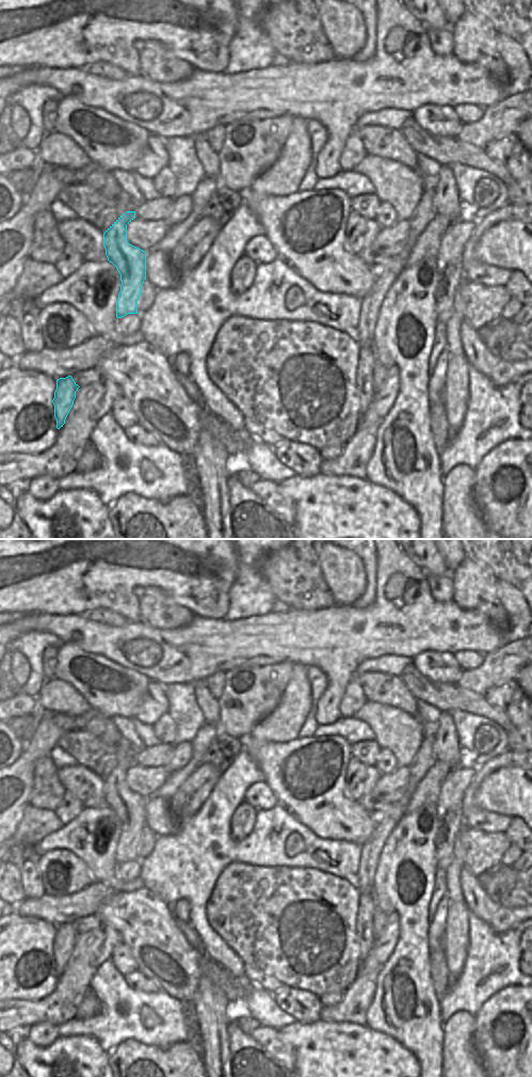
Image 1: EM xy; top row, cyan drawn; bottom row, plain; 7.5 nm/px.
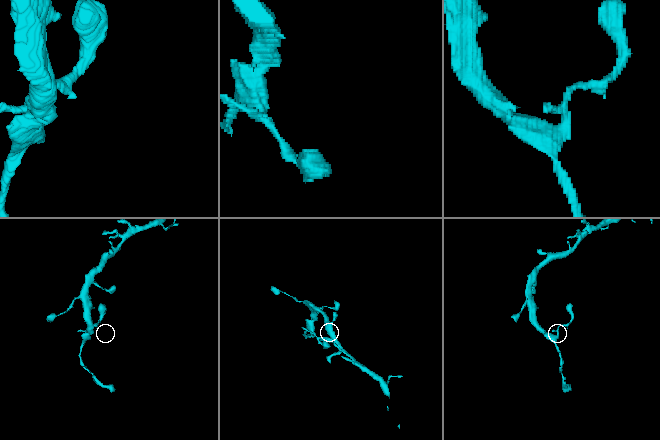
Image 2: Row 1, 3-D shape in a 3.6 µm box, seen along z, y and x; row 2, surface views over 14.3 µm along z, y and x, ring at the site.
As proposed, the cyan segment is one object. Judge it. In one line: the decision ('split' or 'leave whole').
split

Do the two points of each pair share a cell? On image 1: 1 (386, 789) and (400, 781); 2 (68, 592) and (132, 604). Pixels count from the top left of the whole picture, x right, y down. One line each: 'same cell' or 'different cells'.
1: same cell
2: same cell

